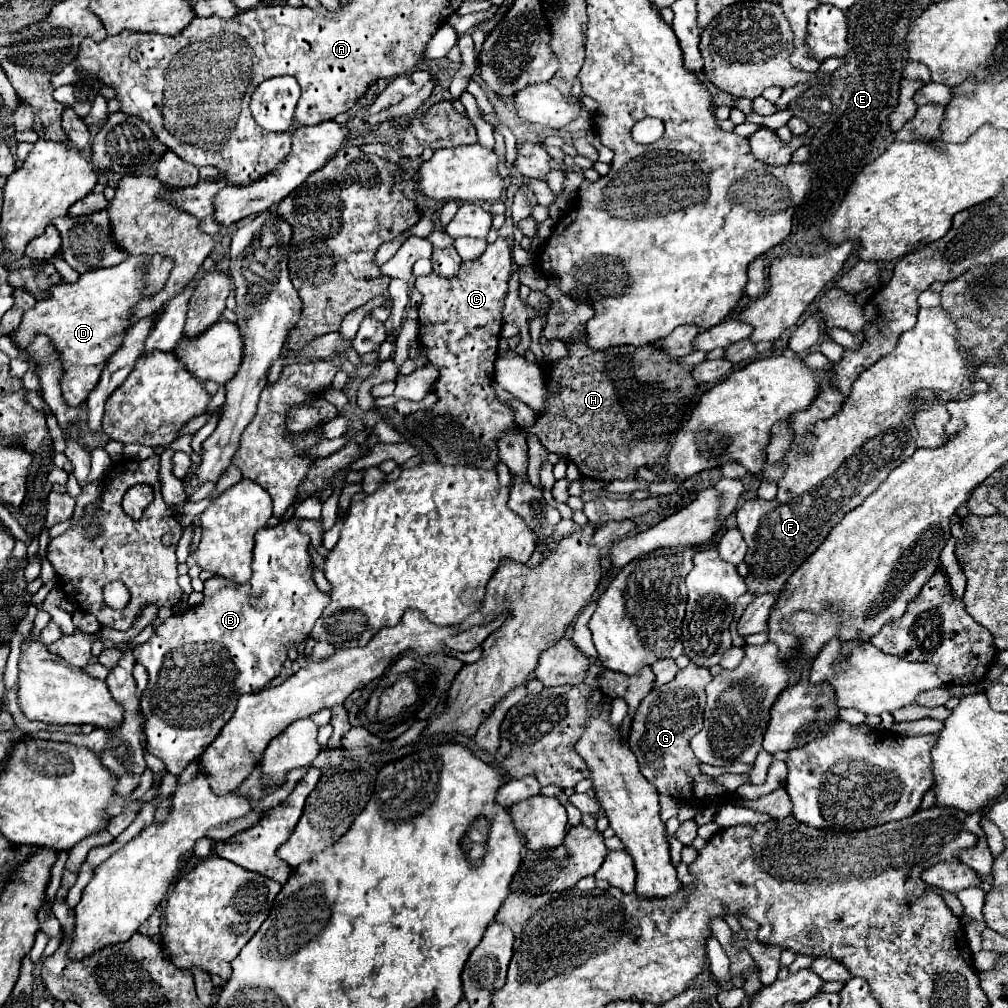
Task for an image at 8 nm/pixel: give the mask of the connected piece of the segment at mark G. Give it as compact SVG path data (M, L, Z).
M691 663L689 667L681 669L671 683L653 689L641 701L641 705L637 707L635 717L631 721L629 745L639 761L639 769L643 773L643 777L655 785L659 795L673 797L673 799L677 799L685 805L693 805L693 807L711 805L711 807L715 807L715 815L727 801L731 801L735 805L743 805L753 811L767 813L775 819L787 817L791 813L791 799L784 787L776 789L765 797L759 797L757 801L743 799L743 803L741 803L741 799L735 797L735 793L725 791L721 785L717 785L717 781L713 777L707 777L705 773L701 773L701 769L699 769L701 761L695 761L689 741L693 735L697 735L703 729L705 687L711 679L713 679L713 675L707 667Z

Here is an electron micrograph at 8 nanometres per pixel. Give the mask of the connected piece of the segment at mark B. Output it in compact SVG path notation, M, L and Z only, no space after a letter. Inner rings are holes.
M291 517L277 527L259 529L253 551L253 577L247 583L239 585L221 575L211 577L205 581L205 599L199 607L175 613L147 643L133 651L135 661L139 661L149 673L145 695L141 695L141 709L147 721L147 751L165 763L167 773L179 775L195 757L201 755L201 749L213 743L223 725L235 713L237 699L243 693L261 691L279 675L287 659L285 651L309 637L315 621L331 601L329 593L319 591L311 577L309 537L303 535L297 525L299 521Z

